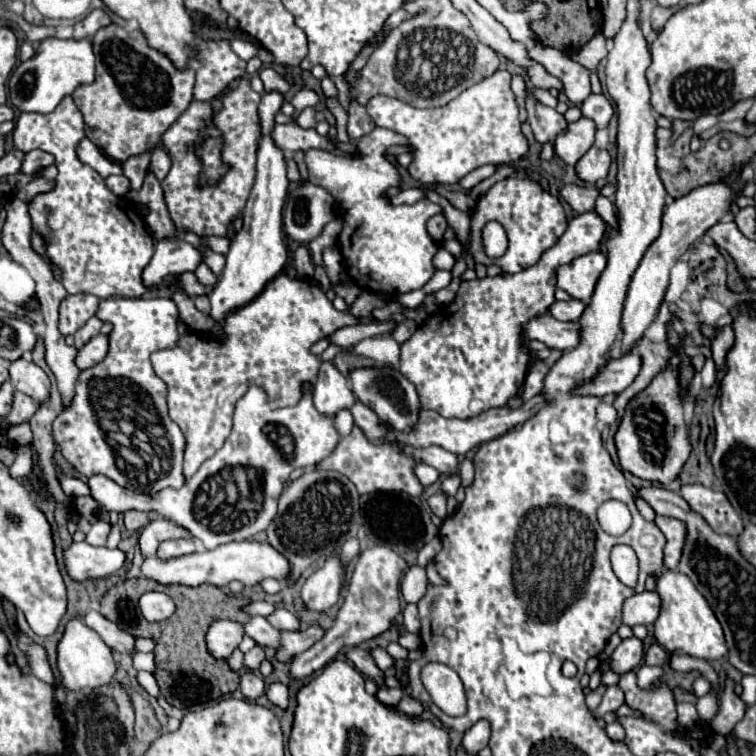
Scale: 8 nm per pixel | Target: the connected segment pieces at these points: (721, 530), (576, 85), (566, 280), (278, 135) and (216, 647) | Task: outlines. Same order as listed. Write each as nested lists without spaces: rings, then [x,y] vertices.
[[[688,484],[680,488],[680,494],[690,504],[690,508],[704,516],[704,520],[718,534],[728,534],[736,538],[744,530],[740,514],[736,514],[736,510],[722,492],[716,492],[702,484]]]
[[[532,48],[530,56],[546,66],[550,74],[562,80],[564,92],[570,102],[580,104],[590,94],[590,70],[574,62],[560,50],[554,48]]]
[[[588,252],[570,264],[560,266],[556,286],[568,292],[574,300],[590,302],[594,286],[606,268],[606,256],[602,252]]]
[[[296,122],[290,124],[276,124],[272,130],[272,140],[276,146],[288,154],[296,150],[310,150],[310,148],[322,148],[322,150],[334,150],[334,144],[320,136],[316,130],[304,130]]]
[[[218,620],[210,626],[206,634],[208,652],[214,658],[228,658],[242,642],[242,636],[244,636],[242,624],[232,622],[232,620]]]

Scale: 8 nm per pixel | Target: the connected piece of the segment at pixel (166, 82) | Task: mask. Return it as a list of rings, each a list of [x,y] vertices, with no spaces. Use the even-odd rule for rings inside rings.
[[[114,24],[100,28],[92,36],[96,56],[96,78],[92,84],[72,92],[84,116],[86,136],[116,162],[154,148],[164,130],[190,106],[194,88],[194,68],[176,68],[168,56],[154,52],[140,30],[126,32]]]

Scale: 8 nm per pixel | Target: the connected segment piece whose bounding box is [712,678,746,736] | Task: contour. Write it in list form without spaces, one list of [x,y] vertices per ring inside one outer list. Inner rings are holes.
[[[726,678],[726,686],[720,694],[720,710],[712,720],[712,730],[722,736],[728,736],[736,722],[740,722],[744,712],[746,712],[744,702],[734,694],[734,680]]]

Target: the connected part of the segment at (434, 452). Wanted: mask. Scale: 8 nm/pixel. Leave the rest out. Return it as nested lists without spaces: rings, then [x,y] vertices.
[[[408,446],[406,452],[412,454],[414,458],[418,458],[418,460],[422,460],[422,462],[434,466],[434,468],[440,470],[442,474],[448,474],[448,476],[450,476],[450,474],[458,474],[458,456],[452,454],[452,452],[448,452],[448,450],[444,450],[444,448],[430,446],[430,448],[420,448],[420,450],[416,450],[416,448]]]

